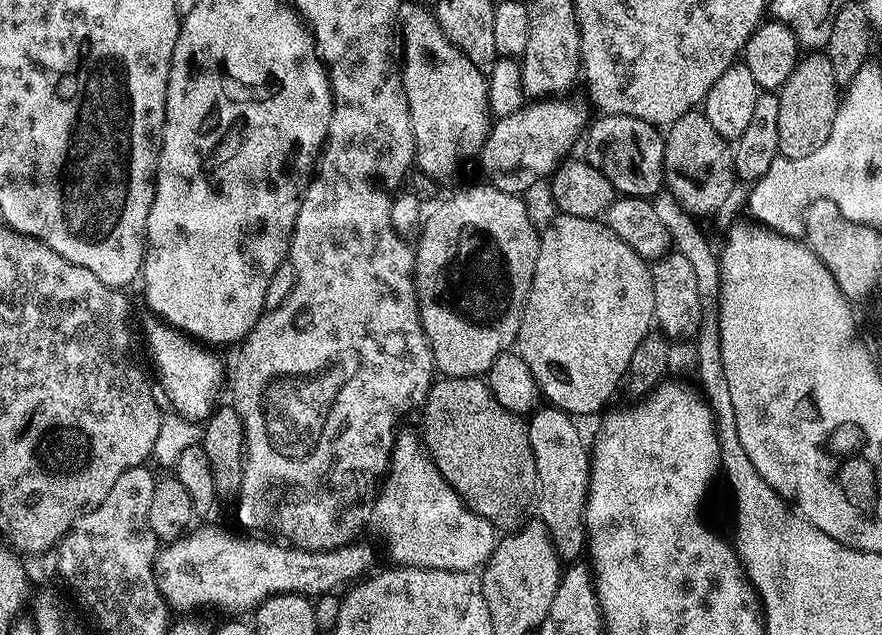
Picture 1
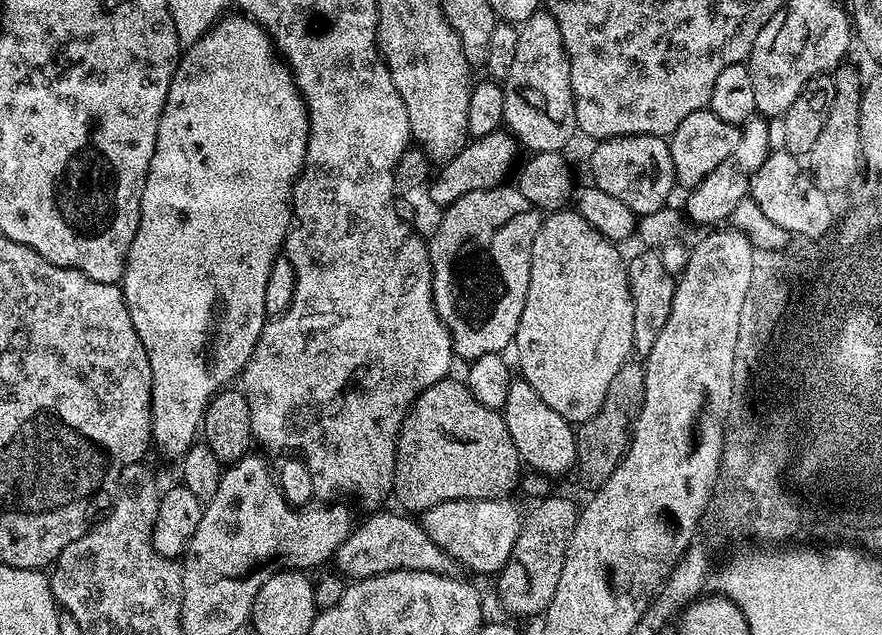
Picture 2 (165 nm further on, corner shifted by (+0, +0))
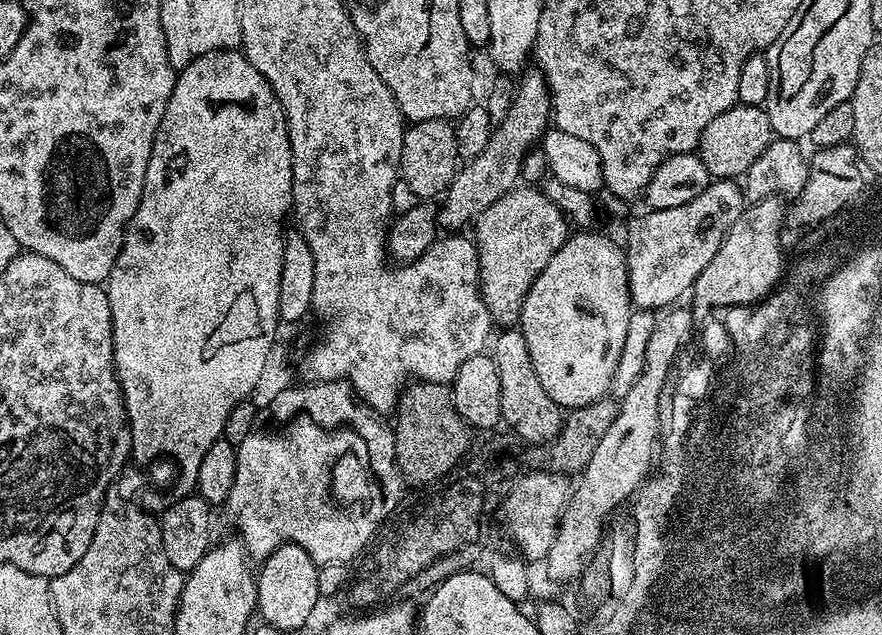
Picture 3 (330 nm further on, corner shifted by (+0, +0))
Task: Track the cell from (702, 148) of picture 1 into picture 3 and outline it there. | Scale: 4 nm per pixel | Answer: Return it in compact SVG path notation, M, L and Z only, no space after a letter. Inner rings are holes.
M737 103L735 108L718 114L718 118L702 130L698 155L709 177L721 180L740 178L750 170L750 166L754 166L754 161L760 157L762 150L766 150L766 146L770 146L773 138L770 118L763 107Z

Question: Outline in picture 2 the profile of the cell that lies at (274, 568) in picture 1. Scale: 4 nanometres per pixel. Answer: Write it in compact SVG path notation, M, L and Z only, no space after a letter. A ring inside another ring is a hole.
M376 512L369 520L362 521L357 528L355 525L349 531L334 557L334 564L341 568L339 571L345 577L352 576L348 578L353 581L365 580L367 576L381 576L387 572L433 572L443 576L453 575L458 568L456 560L450 558L446 550L438 547L424 533L419 523L414 524L407 520L407 515L396 512Z

